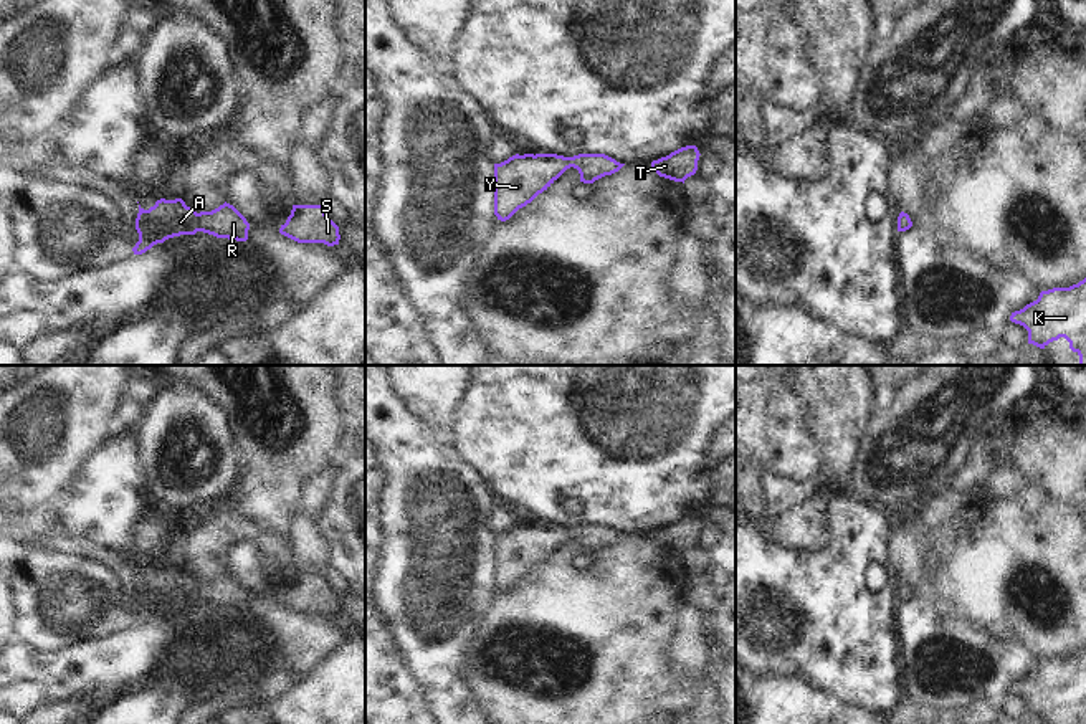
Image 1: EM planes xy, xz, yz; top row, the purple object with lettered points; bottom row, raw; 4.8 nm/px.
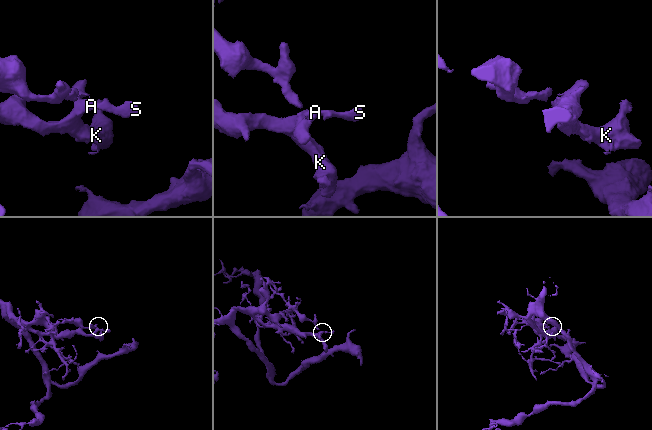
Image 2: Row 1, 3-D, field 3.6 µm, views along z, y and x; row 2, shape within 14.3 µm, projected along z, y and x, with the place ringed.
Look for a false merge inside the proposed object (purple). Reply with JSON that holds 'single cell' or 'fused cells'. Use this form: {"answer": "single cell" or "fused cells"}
{"answer": "single cell"}

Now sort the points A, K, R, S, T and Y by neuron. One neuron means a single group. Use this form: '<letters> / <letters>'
A K R S T Y

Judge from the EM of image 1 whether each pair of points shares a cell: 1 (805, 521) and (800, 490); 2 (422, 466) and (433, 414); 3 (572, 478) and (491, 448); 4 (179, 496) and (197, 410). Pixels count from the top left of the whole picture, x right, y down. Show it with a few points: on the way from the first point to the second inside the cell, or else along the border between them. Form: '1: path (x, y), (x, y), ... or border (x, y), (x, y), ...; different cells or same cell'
1: border (800, 501), (771, 518), (764, 516); different cells
2: border (404, 400), (442, 442), (448, 443); different cells
3: path (552, 466), (547, 466), (529, 448), (511, 448); same cell
4: path (204, 481), (222, 460), (210, 435); same cell

